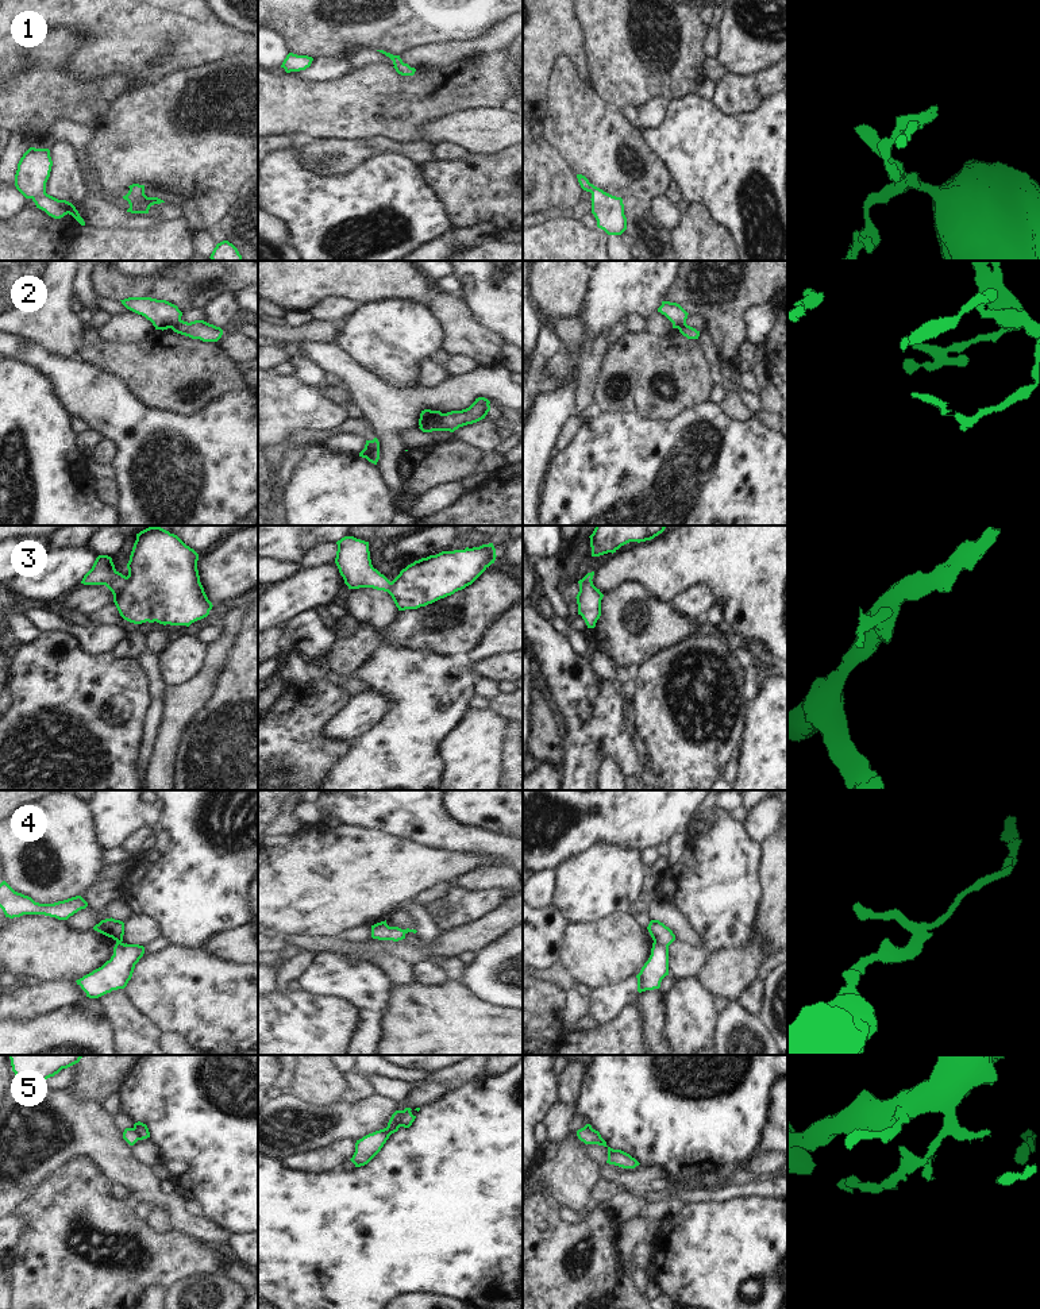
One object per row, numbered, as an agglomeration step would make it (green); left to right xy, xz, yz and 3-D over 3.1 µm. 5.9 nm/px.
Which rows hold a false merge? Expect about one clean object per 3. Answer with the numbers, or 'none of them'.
2, 3, 4, 5

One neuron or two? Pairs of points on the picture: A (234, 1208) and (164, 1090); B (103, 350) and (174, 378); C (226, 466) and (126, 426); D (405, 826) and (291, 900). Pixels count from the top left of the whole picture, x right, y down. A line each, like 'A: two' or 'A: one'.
A: one
B: one
C: one
D: two

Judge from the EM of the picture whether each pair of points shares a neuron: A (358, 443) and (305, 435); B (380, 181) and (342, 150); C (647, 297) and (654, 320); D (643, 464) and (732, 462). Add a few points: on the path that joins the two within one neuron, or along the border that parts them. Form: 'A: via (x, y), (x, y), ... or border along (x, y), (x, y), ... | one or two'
A: border along (359, 435), (339, 432), (334, 434), (324, 443) | two
B: border along (388, 151), (373, 154), (347, 172), (328, 176) | two
C: border along (657, 310), (646, 316) | two
D: via (666, 443), (700, 416), (727, 431) | one

